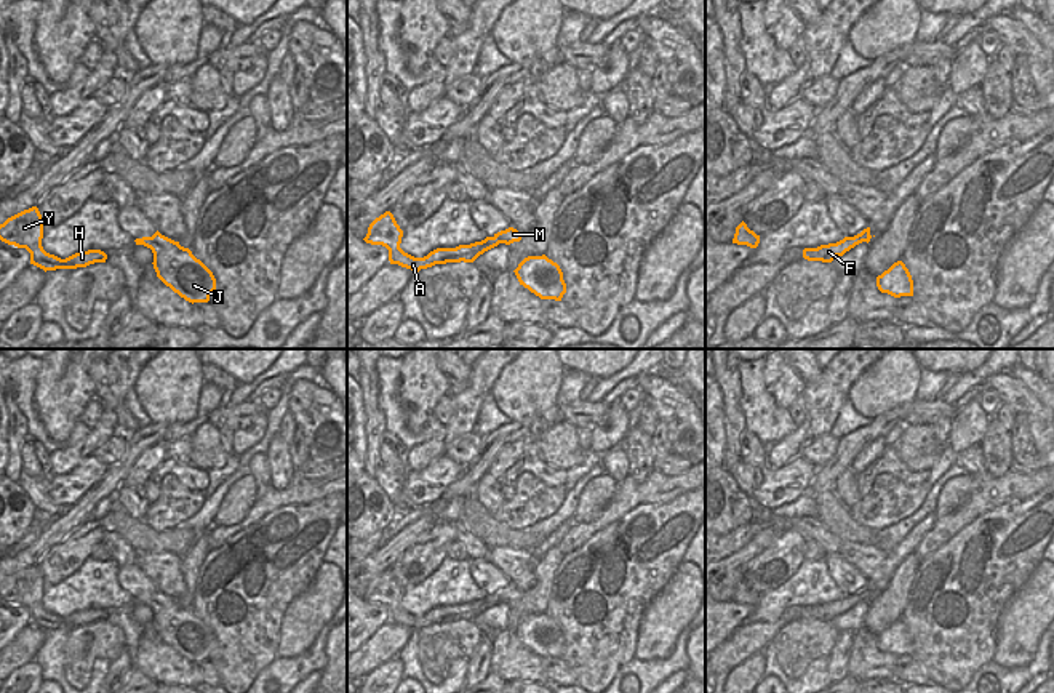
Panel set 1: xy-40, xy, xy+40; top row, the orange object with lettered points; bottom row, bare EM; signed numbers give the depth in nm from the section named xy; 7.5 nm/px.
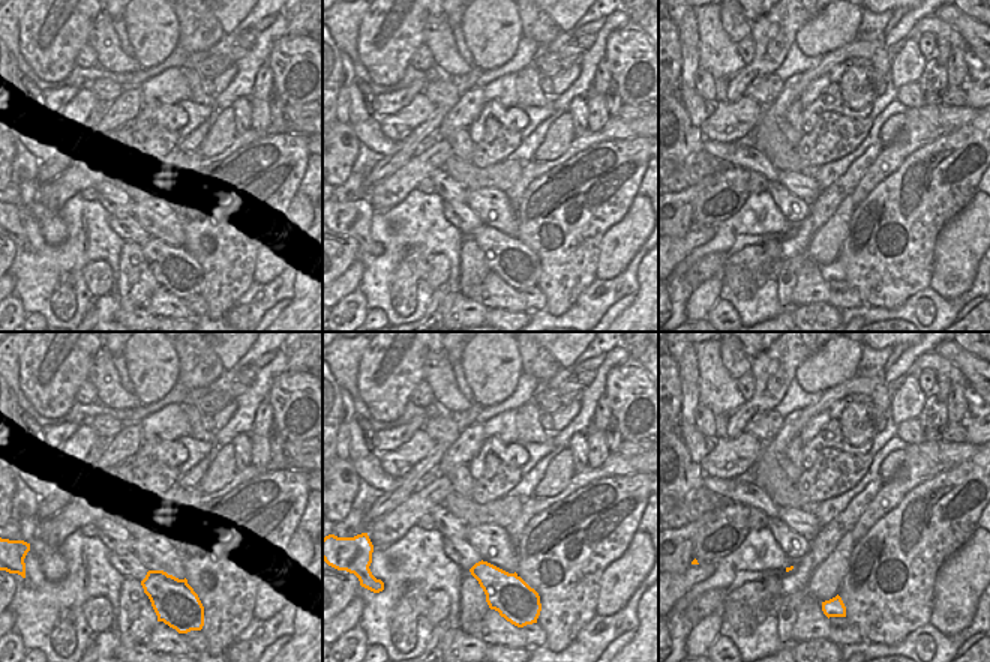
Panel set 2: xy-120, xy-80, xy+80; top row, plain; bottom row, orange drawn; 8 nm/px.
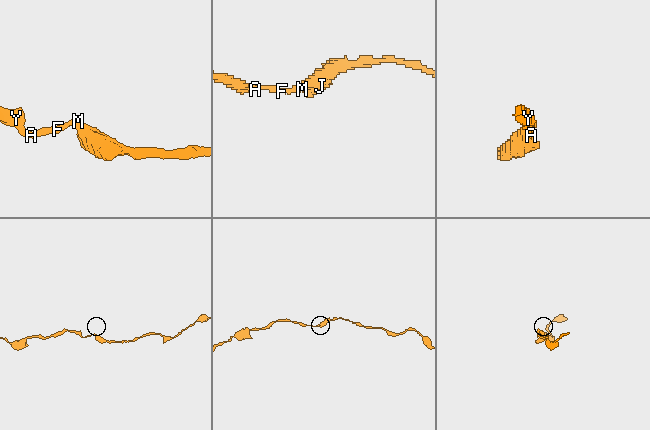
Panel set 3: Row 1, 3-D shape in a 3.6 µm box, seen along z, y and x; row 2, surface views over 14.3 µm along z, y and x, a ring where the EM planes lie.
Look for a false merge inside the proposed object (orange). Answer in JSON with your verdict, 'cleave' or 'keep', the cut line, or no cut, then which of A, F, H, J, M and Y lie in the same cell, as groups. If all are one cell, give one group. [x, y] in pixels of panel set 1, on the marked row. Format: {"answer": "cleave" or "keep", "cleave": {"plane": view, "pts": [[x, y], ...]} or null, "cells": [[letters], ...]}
{"answer": "keep", "cleave": null, "cells": [["A", "F", "H", "J", "M", "Y"]]}

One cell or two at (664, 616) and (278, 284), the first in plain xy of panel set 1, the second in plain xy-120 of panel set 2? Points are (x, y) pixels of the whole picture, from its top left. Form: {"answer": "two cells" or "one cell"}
{"answer": "two cells"}

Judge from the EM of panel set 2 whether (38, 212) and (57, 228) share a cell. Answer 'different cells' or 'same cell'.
same cell

